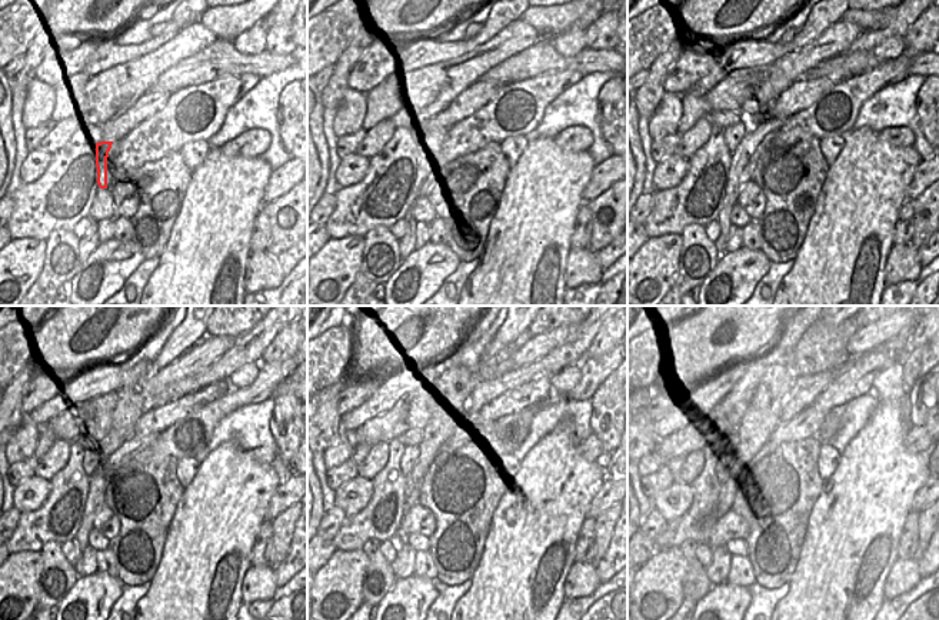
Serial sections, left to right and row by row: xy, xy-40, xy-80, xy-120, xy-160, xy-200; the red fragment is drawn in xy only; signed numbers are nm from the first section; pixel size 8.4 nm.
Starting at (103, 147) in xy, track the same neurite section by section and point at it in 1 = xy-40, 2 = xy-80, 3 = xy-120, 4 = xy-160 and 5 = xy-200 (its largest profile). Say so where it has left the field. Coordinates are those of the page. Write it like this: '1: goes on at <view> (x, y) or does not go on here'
1: goes on at xy-40 (425, 147)
2: goes on at xy-80 (739, 167)
3: goes on at xy-120 (96, 497)
4: goes on at xy-160 (468, 433)
5: goes on at xy-200 (806, 423)

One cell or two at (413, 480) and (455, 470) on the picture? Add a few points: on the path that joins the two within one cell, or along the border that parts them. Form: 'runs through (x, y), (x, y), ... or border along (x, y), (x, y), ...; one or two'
border along (440, 449), (419, 487); two

